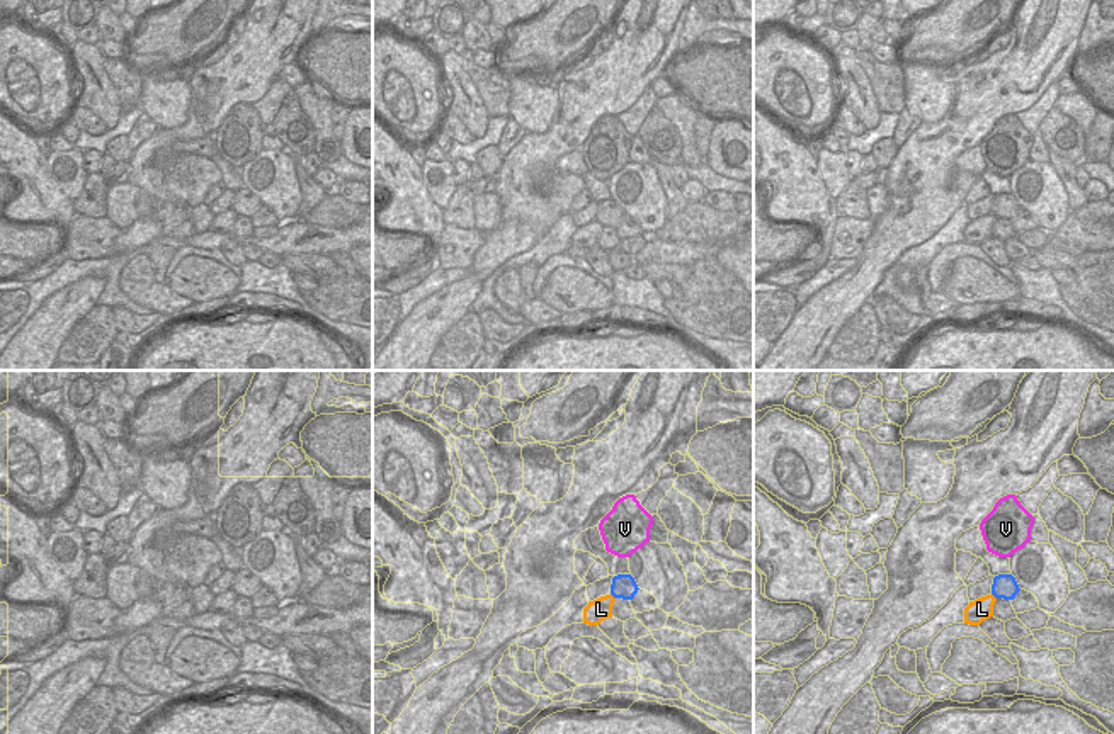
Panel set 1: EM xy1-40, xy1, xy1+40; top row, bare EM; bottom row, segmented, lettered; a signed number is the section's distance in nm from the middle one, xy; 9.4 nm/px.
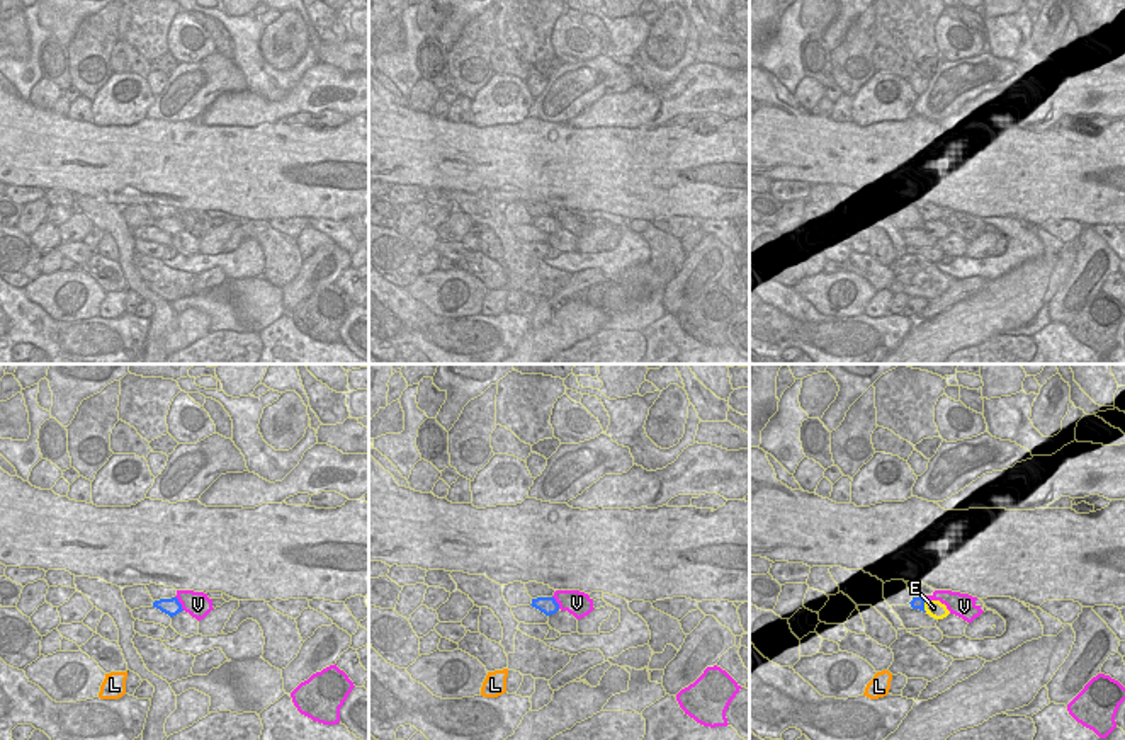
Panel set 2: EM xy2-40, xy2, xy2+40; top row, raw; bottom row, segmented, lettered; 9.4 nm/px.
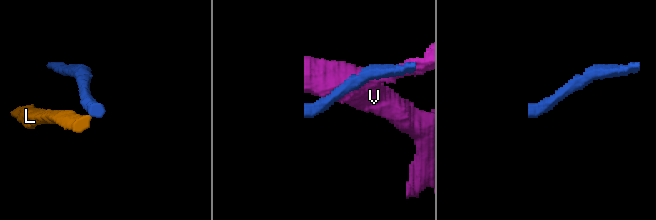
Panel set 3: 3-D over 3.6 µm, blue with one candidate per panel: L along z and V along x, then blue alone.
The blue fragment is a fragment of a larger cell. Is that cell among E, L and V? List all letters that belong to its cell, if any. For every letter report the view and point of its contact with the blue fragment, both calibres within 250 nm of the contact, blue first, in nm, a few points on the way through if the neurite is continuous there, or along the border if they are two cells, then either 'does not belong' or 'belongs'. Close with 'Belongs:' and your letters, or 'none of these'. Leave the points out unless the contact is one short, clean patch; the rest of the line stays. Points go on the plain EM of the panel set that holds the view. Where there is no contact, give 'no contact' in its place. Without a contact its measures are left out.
E: meets blue in xy2+40 at (923, 225); 130 nm thick on the blue side, 160 nm on the other; runs through xy2+40 (918, 222), (923, 225), (933, 227); belongs
L: meets blue in xy1 at (613, 214); 240 nm thick on the blue side, 220 nm on the other; border along xy1 (611, 213), (614, 218); does not belong
V: meets blue in xy2-40 at (179, 222); 160 nm thick on the blue side, 240 nm on the other; does not belong
Belongs: E

